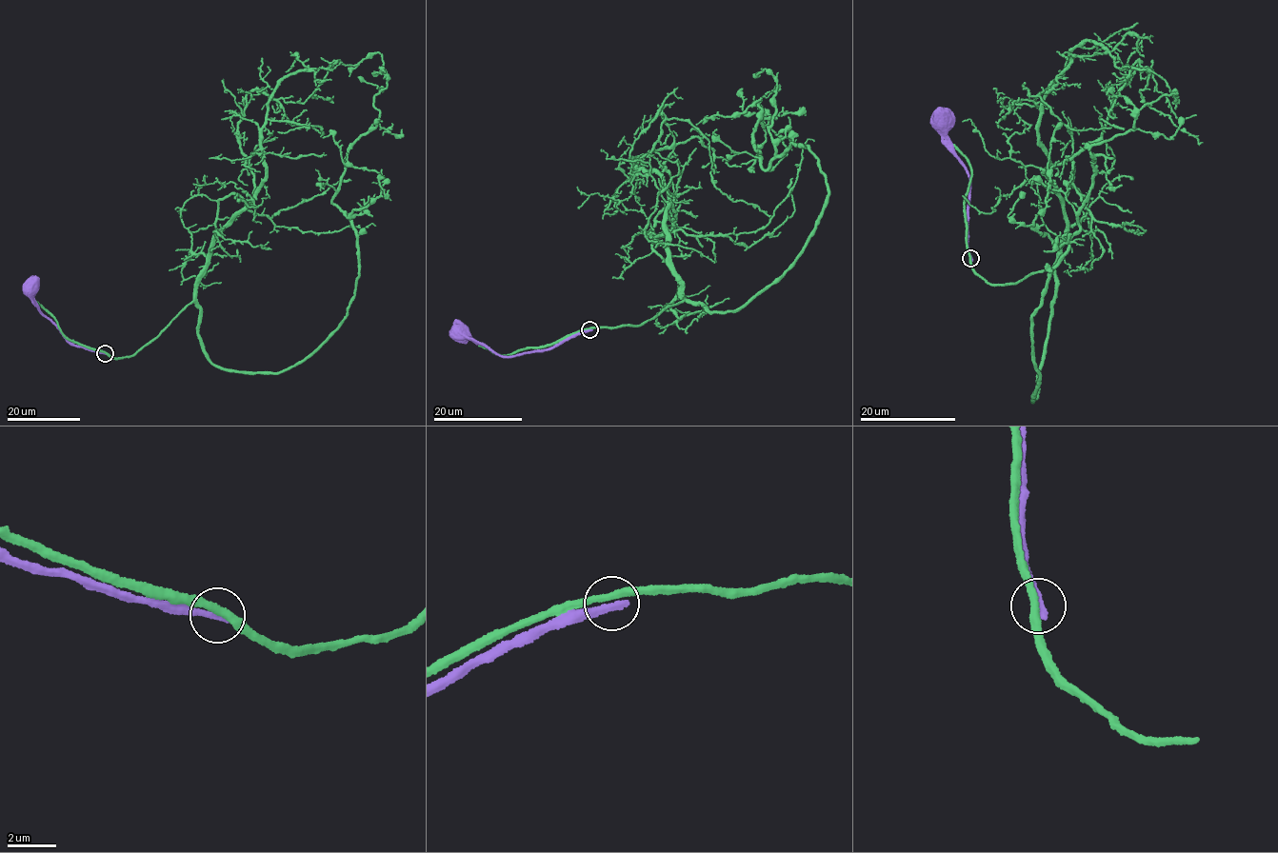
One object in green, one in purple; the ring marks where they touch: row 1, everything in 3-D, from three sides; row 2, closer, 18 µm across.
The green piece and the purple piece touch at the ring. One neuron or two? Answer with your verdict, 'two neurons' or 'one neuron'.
two neurons

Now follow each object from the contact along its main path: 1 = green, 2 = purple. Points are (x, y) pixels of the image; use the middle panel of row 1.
1: (589, 328), (684, 301), (668, 194), (634, 157), (696, 136), (740, 166), (766, 113), (787, 150), (766, 170)
2: (589, 329), (549, 347), (509, 356), (499, 355), (473, 339), (462, 325), (457, 325), (459, 328)

